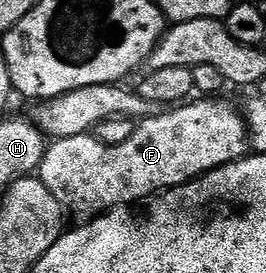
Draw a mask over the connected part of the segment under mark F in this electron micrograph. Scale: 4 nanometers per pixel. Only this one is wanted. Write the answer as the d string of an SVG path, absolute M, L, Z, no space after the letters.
M192 100L158 112L152 118L145 118L133 129L126 144L107 146L91 133L57 138L45 149L38 177L46 184L46 188L50 188L54 200L58 200L65 211L88 214L84 216L99 216L113 210L115 206L140 204L163 191L174 190L220 166L239 162L249 153L250 142L246 137L243 113L237 107L235 110L228 102L216 101L220 100Z

